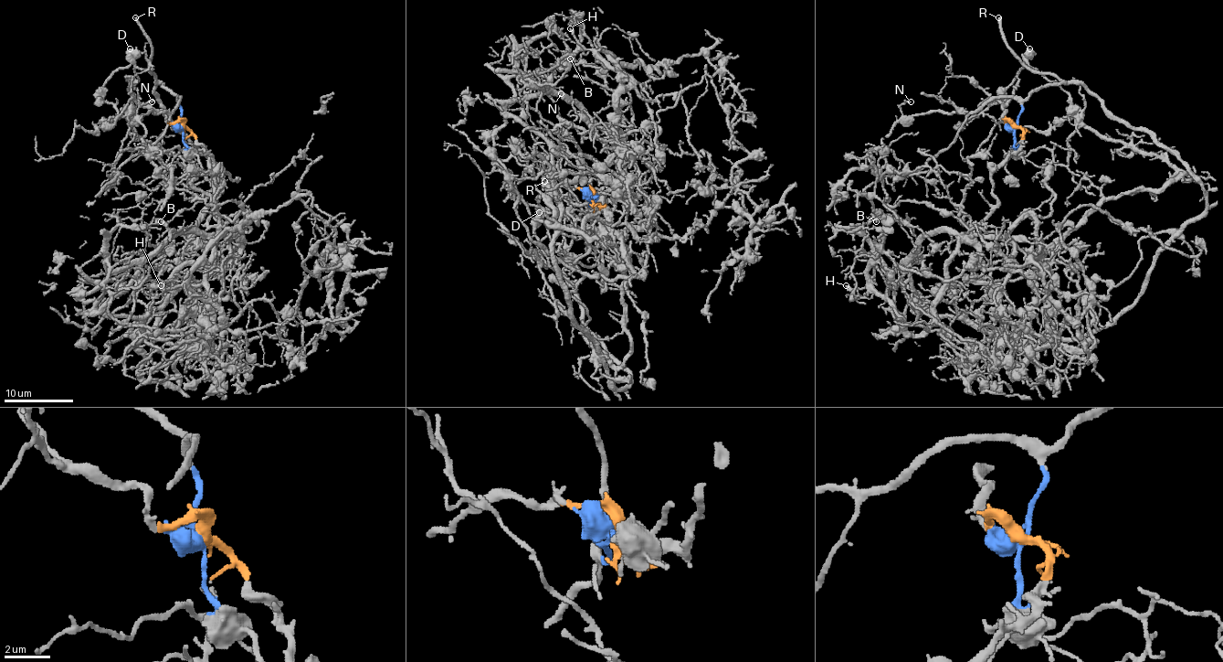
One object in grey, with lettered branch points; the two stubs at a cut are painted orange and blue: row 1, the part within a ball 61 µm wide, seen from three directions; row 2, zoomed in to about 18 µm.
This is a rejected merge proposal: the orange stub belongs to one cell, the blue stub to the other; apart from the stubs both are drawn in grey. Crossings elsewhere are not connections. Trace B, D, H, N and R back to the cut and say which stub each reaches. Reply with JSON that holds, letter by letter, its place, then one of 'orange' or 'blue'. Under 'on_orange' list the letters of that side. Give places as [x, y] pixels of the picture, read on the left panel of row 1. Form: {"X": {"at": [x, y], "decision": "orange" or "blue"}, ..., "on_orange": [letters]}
{"B": {"at": [161, 221], "decision": "orange"}, "D": {"at": [130, 48], "decision": "blue"}, "H": {"at": [161, 285], "decision": "orange"}, "N": {"at": [152, 101], "decision": "blue"}, "R": {"at": [135, 17], "decision": "blue"}, "on_orange": ["B", "H"]}

